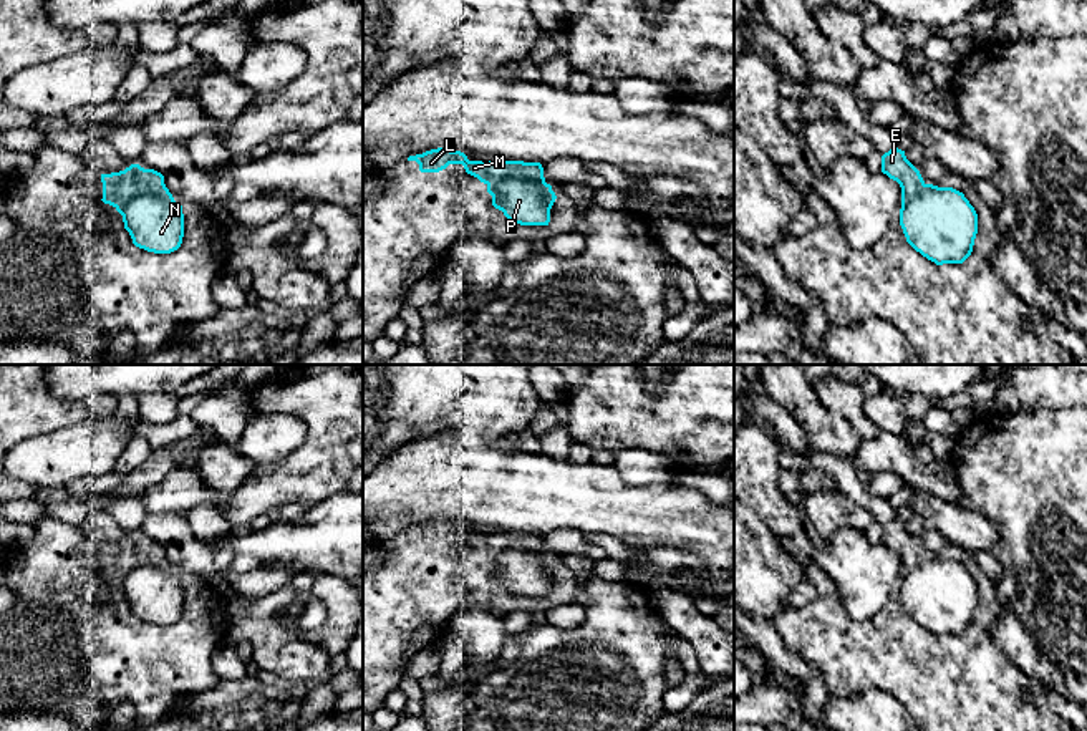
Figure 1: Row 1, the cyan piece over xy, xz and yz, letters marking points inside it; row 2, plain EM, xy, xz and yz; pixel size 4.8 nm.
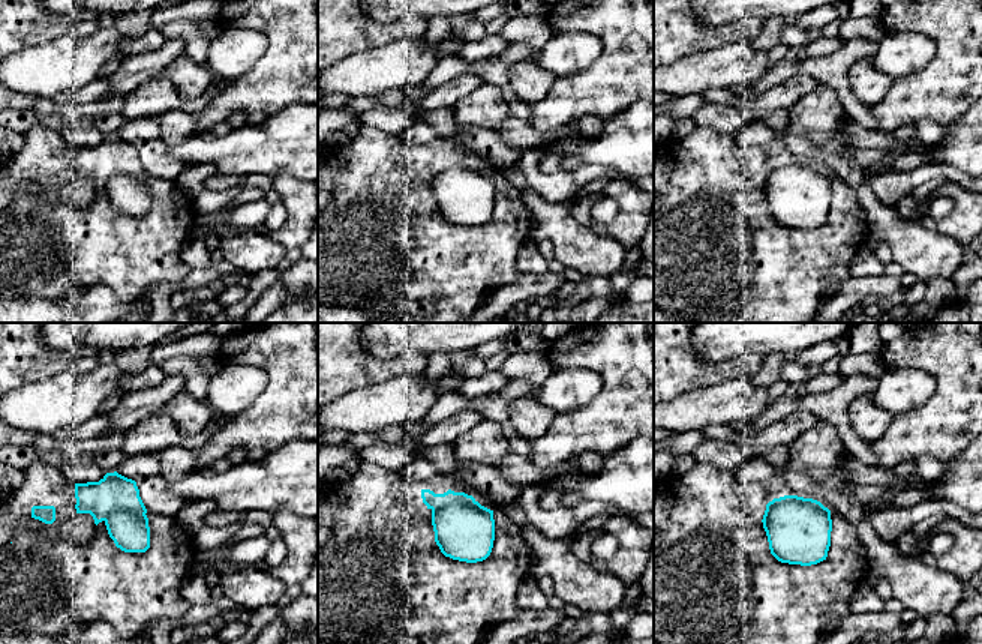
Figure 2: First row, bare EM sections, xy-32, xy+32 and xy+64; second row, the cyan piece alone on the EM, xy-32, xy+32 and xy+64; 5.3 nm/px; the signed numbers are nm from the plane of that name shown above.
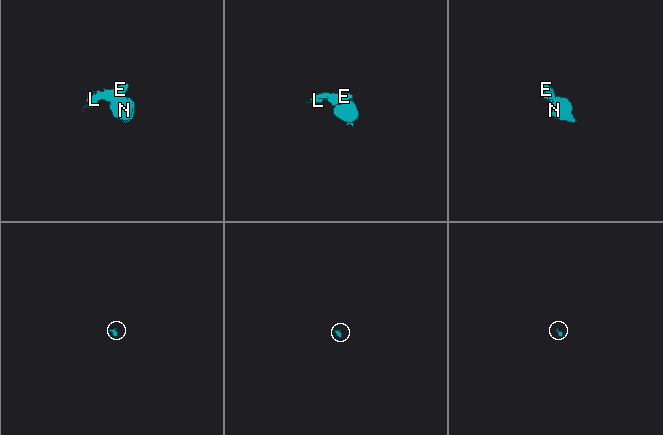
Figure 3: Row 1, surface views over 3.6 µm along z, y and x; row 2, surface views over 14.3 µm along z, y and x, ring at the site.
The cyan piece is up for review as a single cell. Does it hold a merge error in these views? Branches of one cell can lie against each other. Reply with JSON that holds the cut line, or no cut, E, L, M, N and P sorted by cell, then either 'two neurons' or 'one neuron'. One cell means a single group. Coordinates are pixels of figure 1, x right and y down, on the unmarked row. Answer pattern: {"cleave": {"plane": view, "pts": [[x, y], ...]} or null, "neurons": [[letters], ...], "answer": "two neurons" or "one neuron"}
{"cleave": {"plane": "xy", "pts": [[173, 571], [135, 567], [121, 585]]}, "neurons": [["E", "L", "M"], ["N", "P"]], "answer": "two neurons"}

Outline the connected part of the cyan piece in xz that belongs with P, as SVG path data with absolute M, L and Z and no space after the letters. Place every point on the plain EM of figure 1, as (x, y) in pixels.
M519 545L487 555L492 577L520 597L548 597L550 580L557 570L552 557Z

